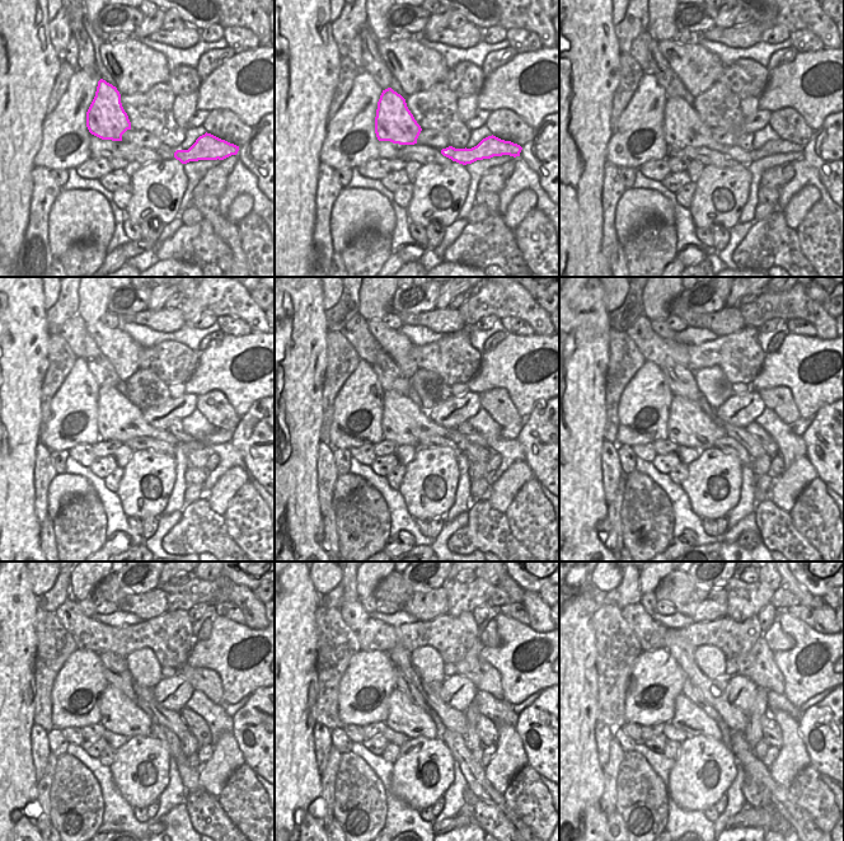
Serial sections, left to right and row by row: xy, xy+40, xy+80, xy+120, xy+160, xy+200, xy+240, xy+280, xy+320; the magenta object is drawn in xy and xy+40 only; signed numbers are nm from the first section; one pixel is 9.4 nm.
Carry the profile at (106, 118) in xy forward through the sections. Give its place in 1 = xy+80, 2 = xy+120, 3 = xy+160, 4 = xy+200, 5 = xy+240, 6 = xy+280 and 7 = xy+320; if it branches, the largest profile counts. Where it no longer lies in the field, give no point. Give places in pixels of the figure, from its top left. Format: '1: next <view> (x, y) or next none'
1: next xy+80 (681, 126)
2: next xy+120 (117, 419)
3: next xy+160 (403, 422)
4: next xy+200 (688, 424)
5: next xy+240 (120, 714)
6: next xy+280 (404, 717)
7: next xy+320 (688, 717)

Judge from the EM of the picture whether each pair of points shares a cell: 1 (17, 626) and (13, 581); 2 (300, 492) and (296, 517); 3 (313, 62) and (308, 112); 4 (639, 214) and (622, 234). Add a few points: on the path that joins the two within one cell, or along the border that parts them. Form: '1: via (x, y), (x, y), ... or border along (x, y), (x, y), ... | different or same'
1: via (17, 615), (17, 605), (20, 601), (17, 592) | same
2: via (298, 498), (296, 511) | same
3: via (308, 75), (308, 99) | same
4: via (634, 219), (624, 229) | same

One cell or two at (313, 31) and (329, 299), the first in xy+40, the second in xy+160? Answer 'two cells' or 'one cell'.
two cells

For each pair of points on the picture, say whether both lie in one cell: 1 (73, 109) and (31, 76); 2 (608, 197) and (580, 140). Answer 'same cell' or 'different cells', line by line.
1: different cells
2: different cells

